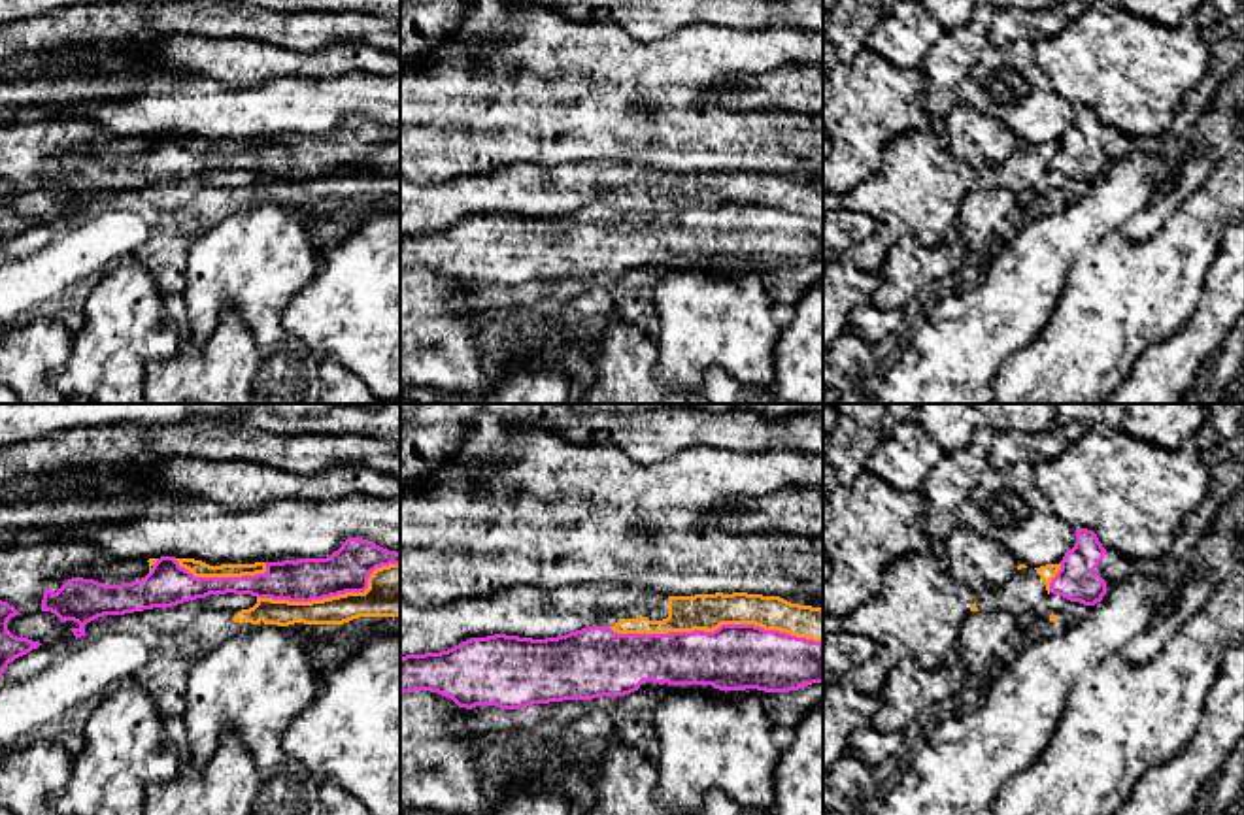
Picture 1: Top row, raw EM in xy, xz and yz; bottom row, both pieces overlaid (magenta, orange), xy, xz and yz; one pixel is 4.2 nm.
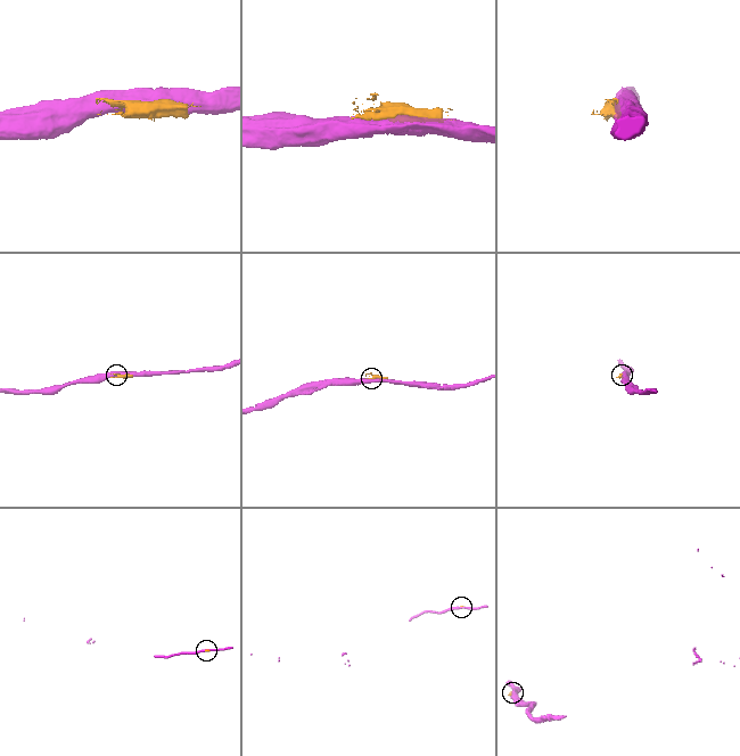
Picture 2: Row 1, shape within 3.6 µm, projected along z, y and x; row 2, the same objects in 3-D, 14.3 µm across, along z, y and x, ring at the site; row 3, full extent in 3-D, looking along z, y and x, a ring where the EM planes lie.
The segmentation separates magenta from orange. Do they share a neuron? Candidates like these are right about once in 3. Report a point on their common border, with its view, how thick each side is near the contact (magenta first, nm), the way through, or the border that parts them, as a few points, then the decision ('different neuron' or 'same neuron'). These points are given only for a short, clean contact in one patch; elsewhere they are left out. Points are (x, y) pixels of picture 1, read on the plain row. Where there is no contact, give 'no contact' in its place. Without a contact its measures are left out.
meets magenta in xz at (716, 208); 280 nm thick on the magenta side, 160 nm on the other; different neuron

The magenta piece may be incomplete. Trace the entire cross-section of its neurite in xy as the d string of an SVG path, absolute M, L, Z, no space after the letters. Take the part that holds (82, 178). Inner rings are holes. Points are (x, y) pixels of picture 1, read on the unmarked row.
M349 115L327 136L300 136L283 140L264 140L266 149L242 155L194 155L181 145L176 134L160 134L151 149L132 160L104 162L94 157L72 155L57 170L47 166L42 177L42 189L55 191L62 200L74 198L79 204L70 206L77 215L87 213L85 202L104 192L125 192L153 185L172 185L189 177L206 175L210 172L251 172L257 175L311 179L345 170L364 170L368 155L376 145L400 141L400 130L383 126L362 115Z

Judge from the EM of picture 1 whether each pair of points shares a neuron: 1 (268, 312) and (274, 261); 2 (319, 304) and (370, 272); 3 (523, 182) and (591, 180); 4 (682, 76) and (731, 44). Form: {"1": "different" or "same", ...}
{"1": "same", "2": "same", "3": "same", "4": "same"}

